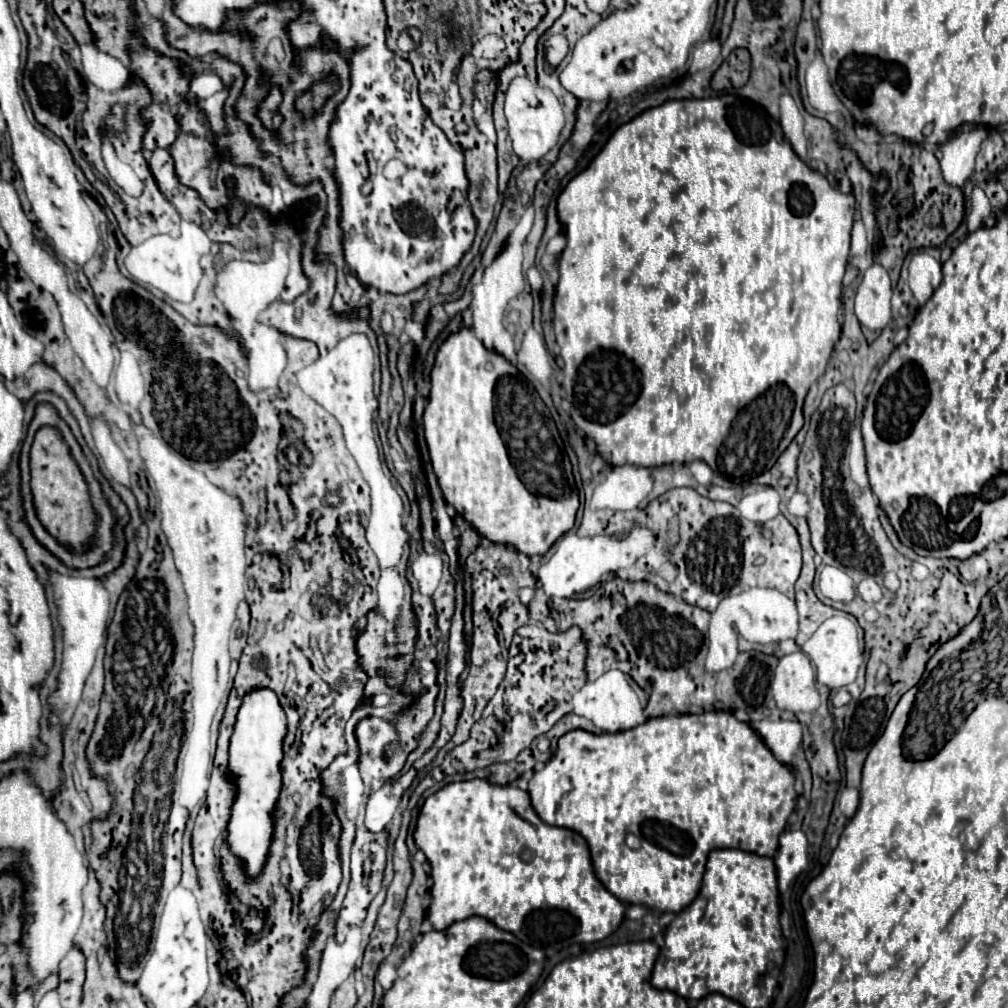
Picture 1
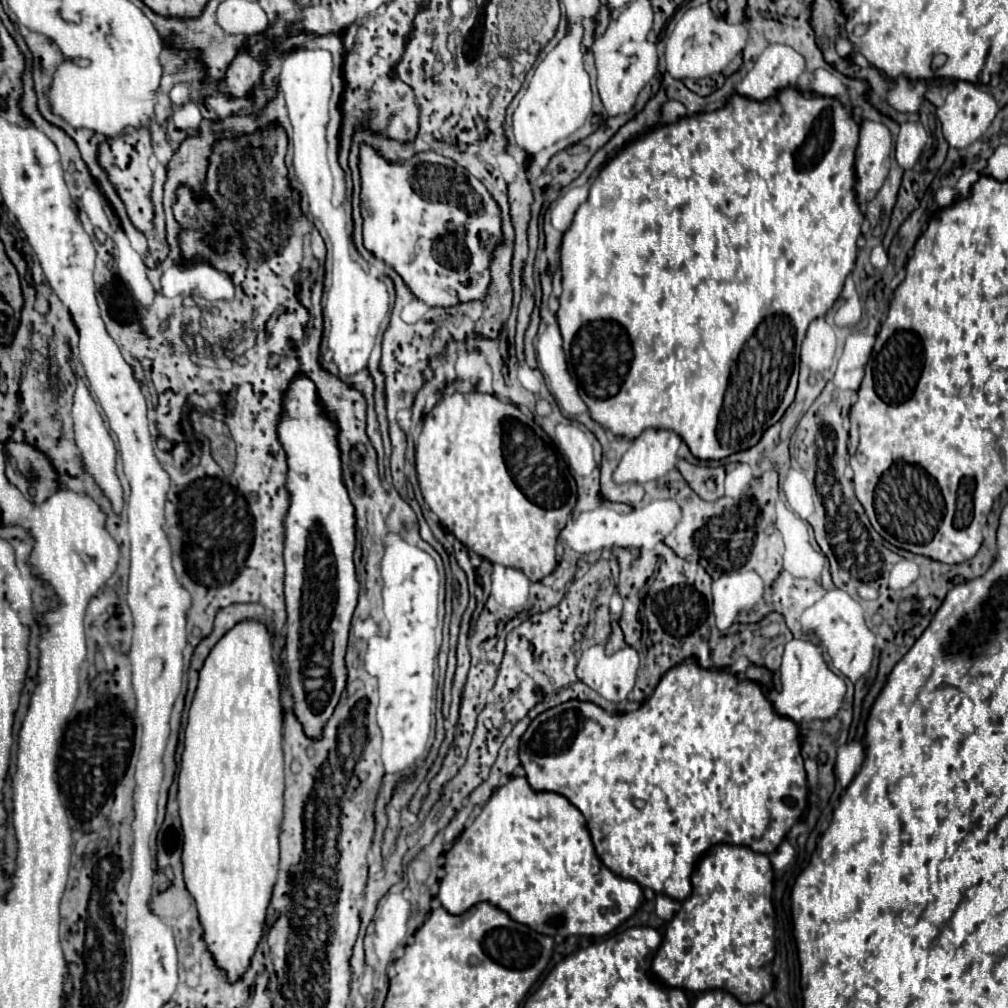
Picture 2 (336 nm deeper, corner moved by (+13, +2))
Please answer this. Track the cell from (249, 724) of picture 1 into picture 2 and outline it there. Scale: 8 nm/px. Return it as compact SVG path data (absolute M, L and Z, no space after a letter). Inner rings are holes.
M245 620L239 622L235 628L231 628L211 650L211 654L205 660L205 666L199 672L199 686L189 710L189 722L185 728L185 750L181 758L181 768L179 768L179 816L183 824L183 874L185 874L185 884L191 896L197 902L199 910L199 922L205 930L203 938L209 946L209 952L215 958L215 964L227 972L229 982L235 982L239 974L243 974L249 968L251 956L257 948L257 942L263 932L265 924L265 910L271 900L271 890L277 878L277 864L279 864L279 826L283 820L283 750L281 750L281 726L283 726L283 710L281 710L281 700L279 700L279 676L275 670L273 662L273 652L271 652L271 634L267 628L259 622Z

